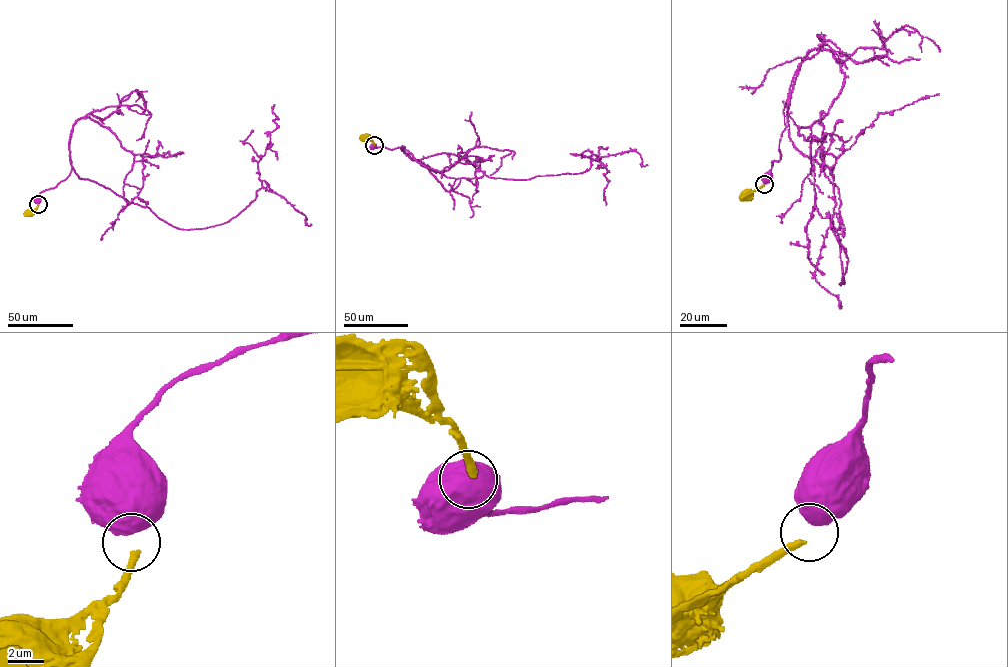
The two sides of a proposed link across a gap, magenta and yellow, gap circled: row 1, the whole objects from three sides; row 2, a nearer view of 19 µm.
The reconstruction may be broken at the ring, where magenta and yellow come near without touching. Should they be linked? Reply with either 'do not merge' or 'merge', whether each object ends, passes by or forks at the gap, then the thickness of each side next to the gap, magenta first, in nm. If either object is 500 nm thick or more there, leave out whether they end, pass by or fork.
do not merge; calibres 900 and 380 nm

